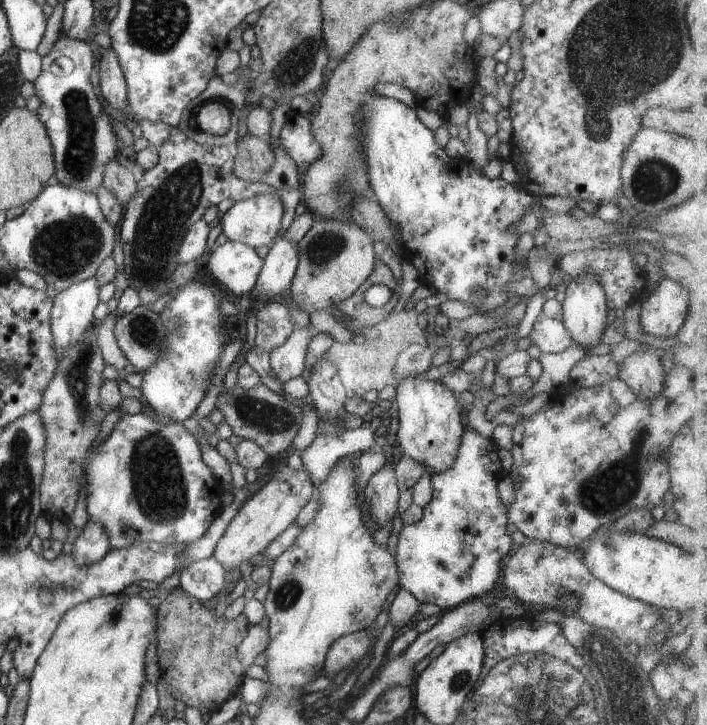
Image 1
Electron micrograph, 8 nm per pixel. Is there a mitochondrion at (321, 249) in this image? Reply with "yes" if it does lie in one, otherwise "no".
yes

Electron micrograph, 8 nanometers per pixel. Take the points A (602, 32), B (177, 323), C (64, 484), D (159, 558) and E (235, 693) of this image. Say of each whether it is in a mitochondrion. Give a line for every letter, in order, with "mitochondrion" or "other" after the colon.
A: mitochondrion
B: mitochondrion
C: other
D: other
E: other

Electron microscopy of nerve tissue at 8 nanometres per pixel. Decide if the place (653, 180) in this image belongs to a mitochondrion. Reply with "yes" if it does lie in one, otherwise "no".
yes

